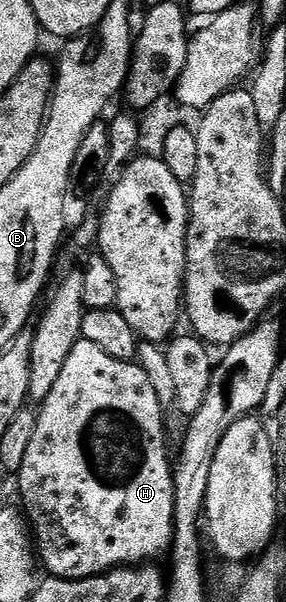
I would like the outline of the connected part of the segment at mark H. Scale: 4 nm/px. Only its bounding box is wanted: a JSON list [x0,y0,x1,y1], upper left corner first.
[16,340,174,578]

